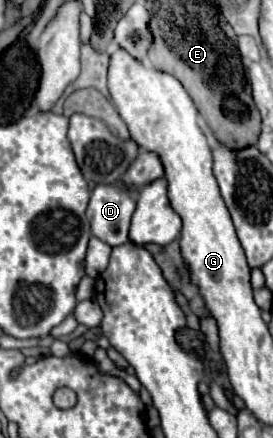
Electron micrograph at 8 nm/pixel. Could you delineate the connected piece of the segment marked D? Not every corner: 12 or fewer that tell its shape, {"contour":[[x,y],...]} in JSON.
{"contour":[[121,181],[97,185],[87,207],[93,235],[115,247],[135,197]]}

